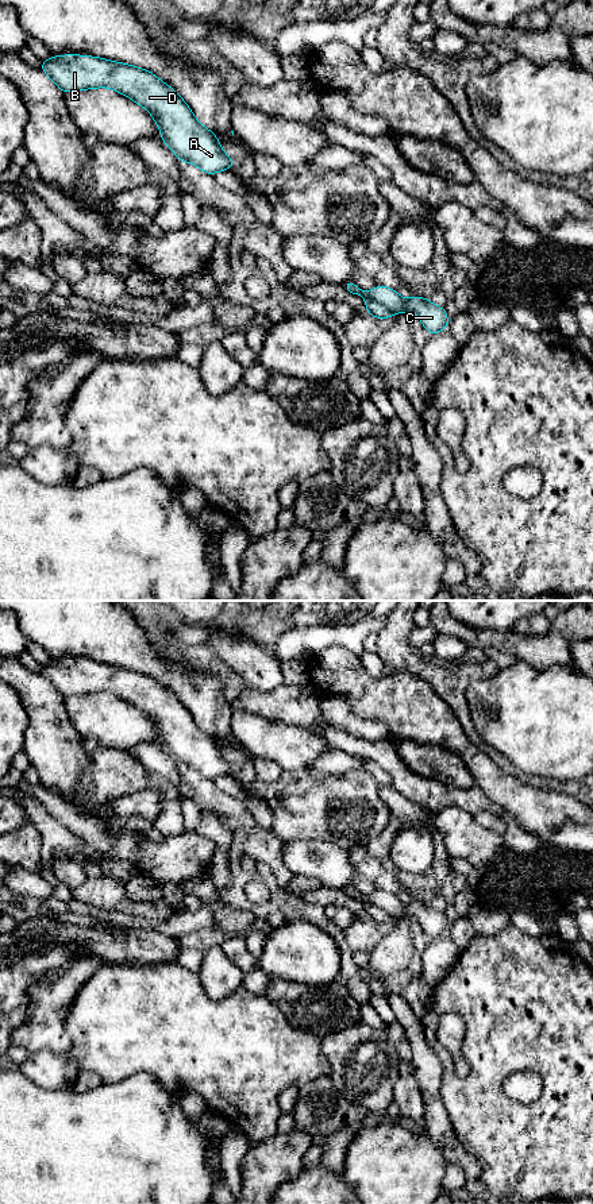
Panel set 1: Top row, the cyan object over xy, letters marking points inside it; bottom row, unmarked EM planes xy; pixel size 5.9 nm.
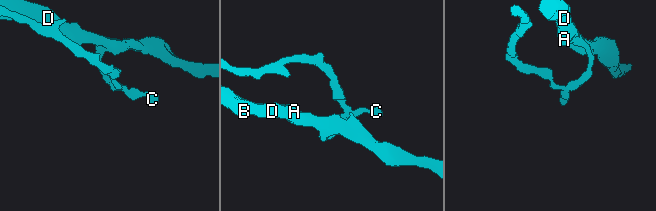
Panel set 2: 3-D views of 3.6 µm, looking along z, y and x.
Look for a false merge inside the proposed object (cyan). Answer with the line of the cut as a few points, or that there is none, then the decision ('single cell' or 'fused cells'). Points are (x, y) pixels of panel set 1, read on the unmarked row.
cut xy (362, 899), (377, 905), (392, 918); fused cells

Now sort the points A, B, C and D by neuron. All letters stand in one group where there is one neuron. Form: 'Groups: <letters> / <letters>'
Groups: A B D / C

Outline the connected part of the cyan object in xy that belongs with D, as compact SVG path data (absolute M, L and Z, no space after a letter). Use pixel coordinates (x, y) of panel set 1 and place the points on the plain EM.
M70 657L58 661L50 660L47 665L41 667L41 675L47 679L63 698L103 691L130 702L149 715L161 734L161 745L181 767L193 768L211 780L222 775L231 775L235 769L235 764L227 761L223 756L220 745L211 734L197 726L192 714L180 699L146 674L113 667L105 663L76 660Z

